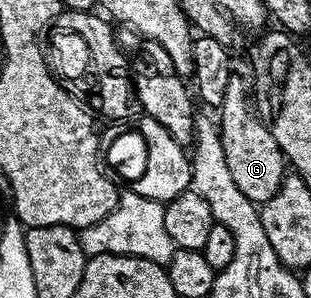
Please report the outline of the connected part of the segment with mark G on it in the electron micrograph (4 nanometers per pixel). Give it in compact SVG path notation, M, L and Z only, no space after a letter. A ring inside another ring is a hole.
M235 74L232 75L229 86L225 86L225 102L221 102L217 109L217 127L233 183L237 185L237 190L241 190L241 194L245 194L245 198L249 198L256 206L261 206L281 190L289 165L281 146L277 146L277 138L273 138L266 123L253 107L245 80L244 84L239 74Z

